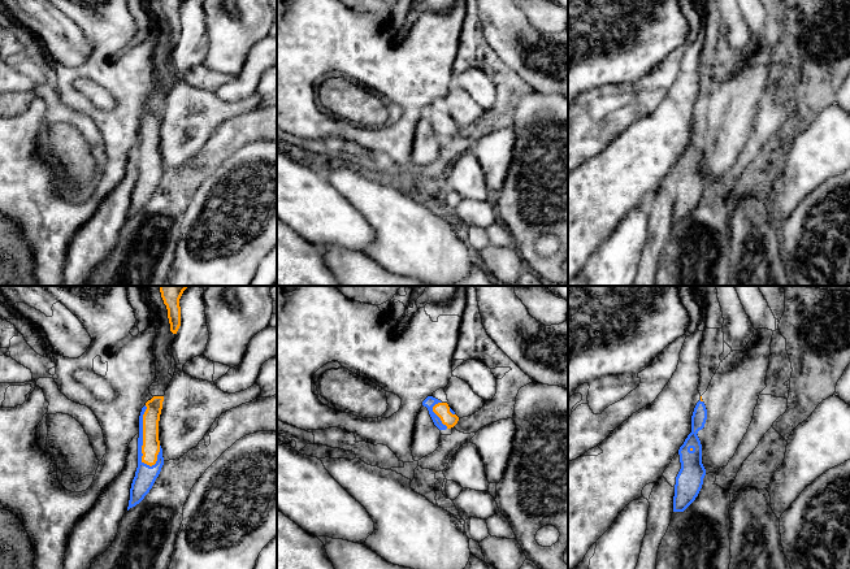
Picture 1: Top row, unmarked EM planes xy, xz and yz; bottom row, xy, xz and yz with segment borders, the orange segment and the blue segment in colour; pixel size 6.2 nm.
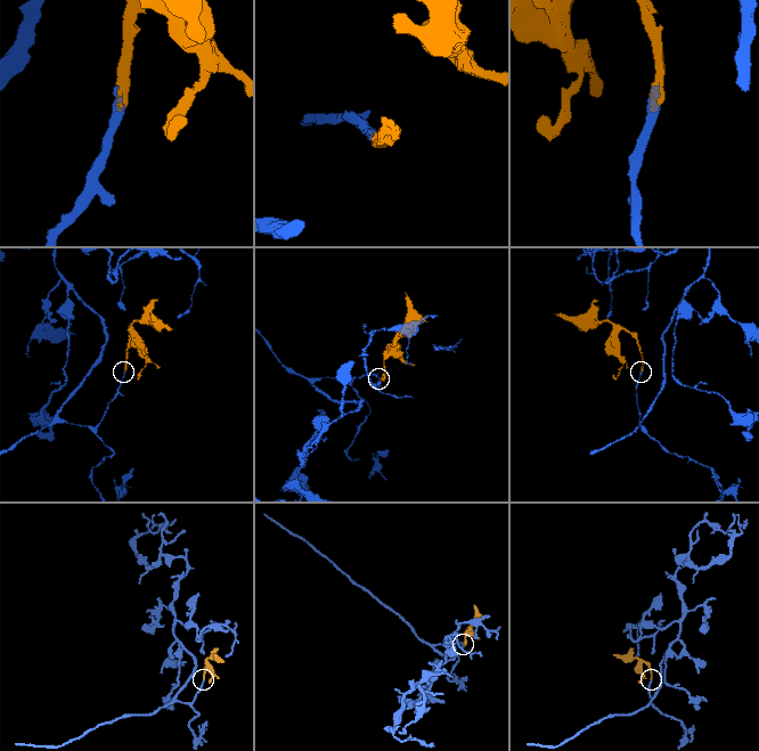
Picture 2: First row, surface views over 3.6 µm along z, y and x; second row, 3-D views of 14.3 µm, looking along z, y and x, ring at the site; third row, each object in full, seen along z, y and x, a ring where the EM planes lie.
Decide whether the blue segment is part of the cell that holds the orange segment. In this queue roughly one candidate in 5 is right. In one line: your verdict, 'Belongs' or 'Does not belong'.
Belongs

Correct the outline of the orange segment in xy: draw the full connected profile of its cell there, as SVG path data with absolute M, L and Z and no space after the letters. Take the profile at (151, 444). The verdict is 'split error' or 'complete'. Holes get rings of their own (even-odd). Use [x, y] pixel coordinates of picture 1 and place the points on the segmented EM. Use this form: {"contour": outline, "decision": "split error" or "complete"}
{"contour": "M153 396L139 416L138 468L130 488L127 511L139 504L152 488L164 465L159 440L159 421L164 396Z", "decision": "split error"}

